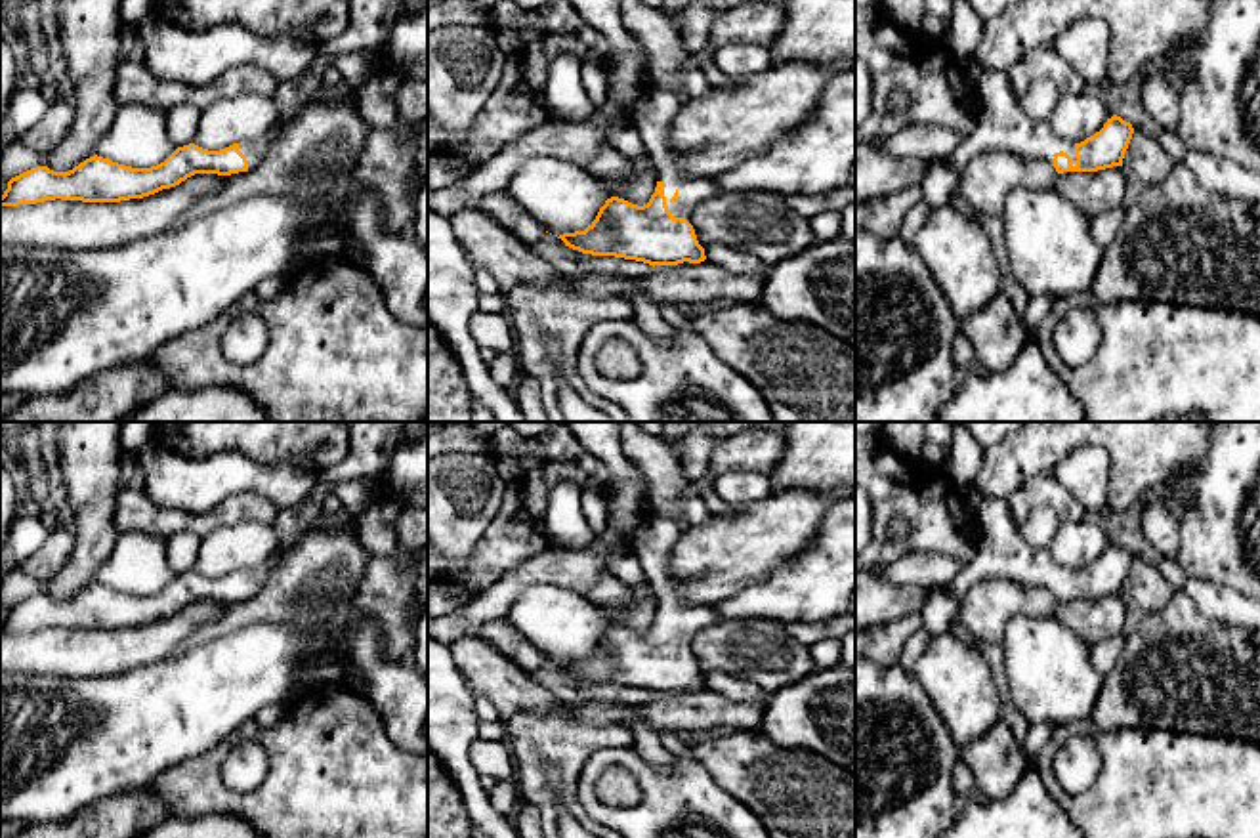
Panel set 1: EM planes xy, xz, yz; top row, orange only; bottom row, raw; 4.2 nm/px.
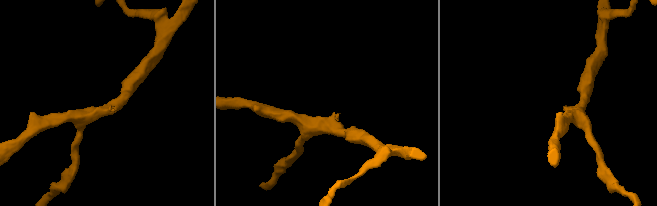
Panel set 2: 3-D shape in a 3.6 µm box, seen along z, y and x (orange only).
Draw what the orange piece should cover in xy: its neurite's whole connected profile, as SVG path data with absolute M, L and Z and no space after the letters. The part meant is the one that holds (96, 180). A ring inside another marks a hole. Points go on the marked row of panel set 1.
M286 118L262 137L208 151L195 143L178 147L164 162L132 168L103 157L90 157L69 172L31 168L8 181L0 206L44 200L120 202L170 189L195 174L231 176L260 166Z

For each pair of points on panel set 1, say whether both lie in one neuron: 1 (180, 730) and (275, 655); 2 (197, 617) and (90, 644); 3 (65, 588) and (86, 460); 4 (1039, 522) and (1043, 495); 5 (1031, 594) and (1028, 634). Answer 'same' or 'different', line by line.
1: same
2: same
3: same
4: different
5: different

